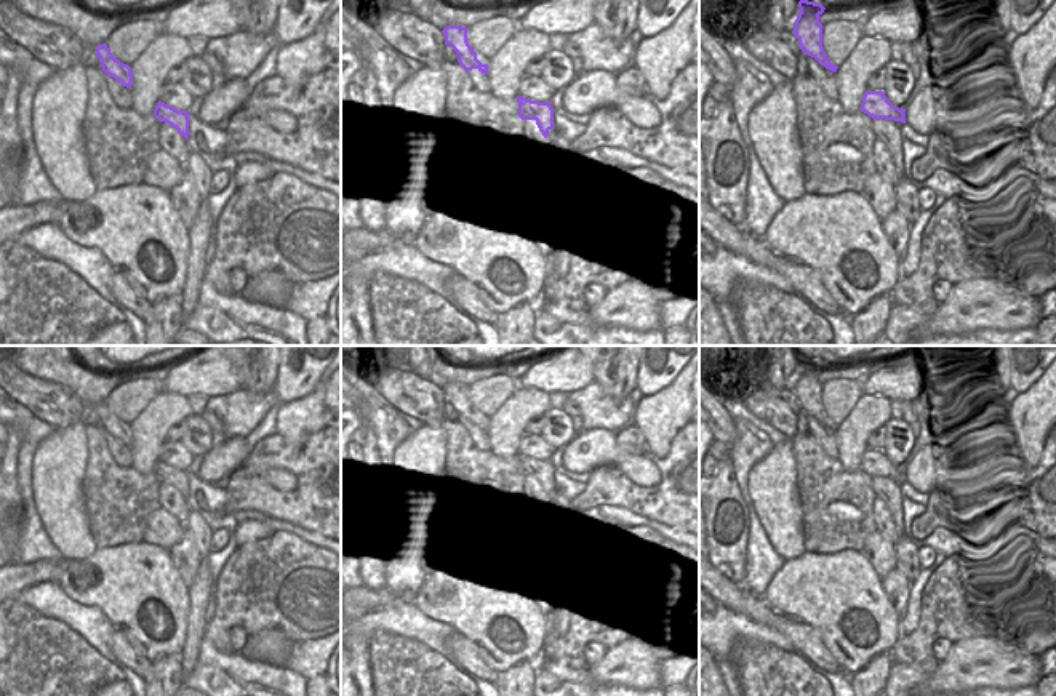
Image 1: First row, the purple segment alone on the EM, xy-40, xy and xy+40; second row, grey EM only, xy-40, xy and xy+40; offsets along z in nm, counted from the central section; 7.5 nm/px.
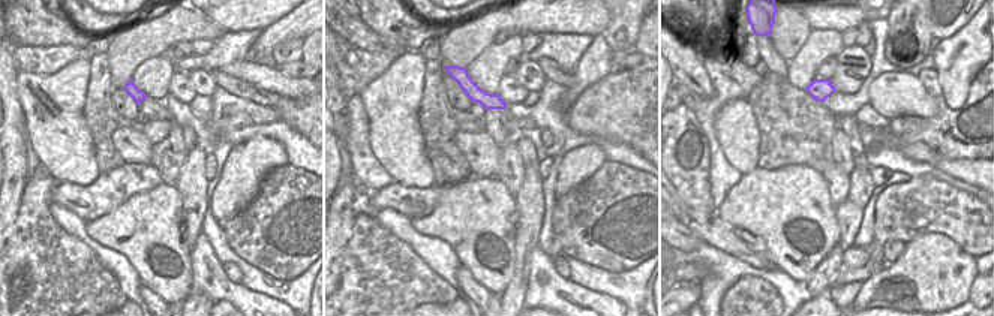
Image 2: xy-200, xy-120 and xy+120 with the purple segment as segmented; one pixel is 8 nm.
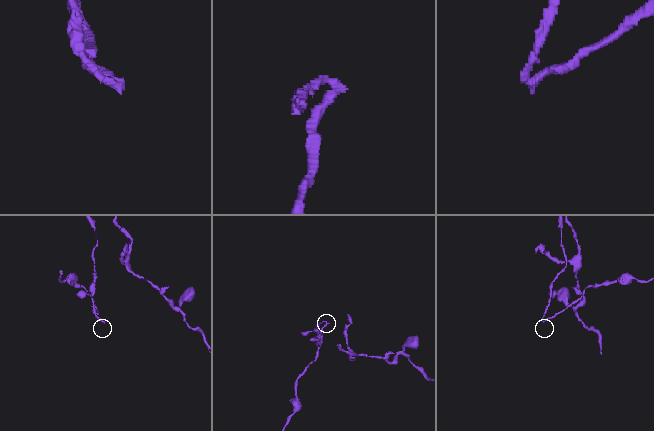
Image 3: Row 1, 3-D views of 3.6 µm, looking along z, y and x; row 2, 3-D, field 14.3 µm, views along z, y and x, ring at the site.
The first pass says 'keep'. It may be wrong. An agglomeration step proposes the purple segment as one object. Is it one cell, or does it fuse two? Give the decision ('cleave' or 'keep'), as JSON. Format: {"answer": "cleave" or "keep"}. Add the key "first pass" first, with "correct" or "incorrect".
{"first pass": "incorrect", "answer": "cleave"}

